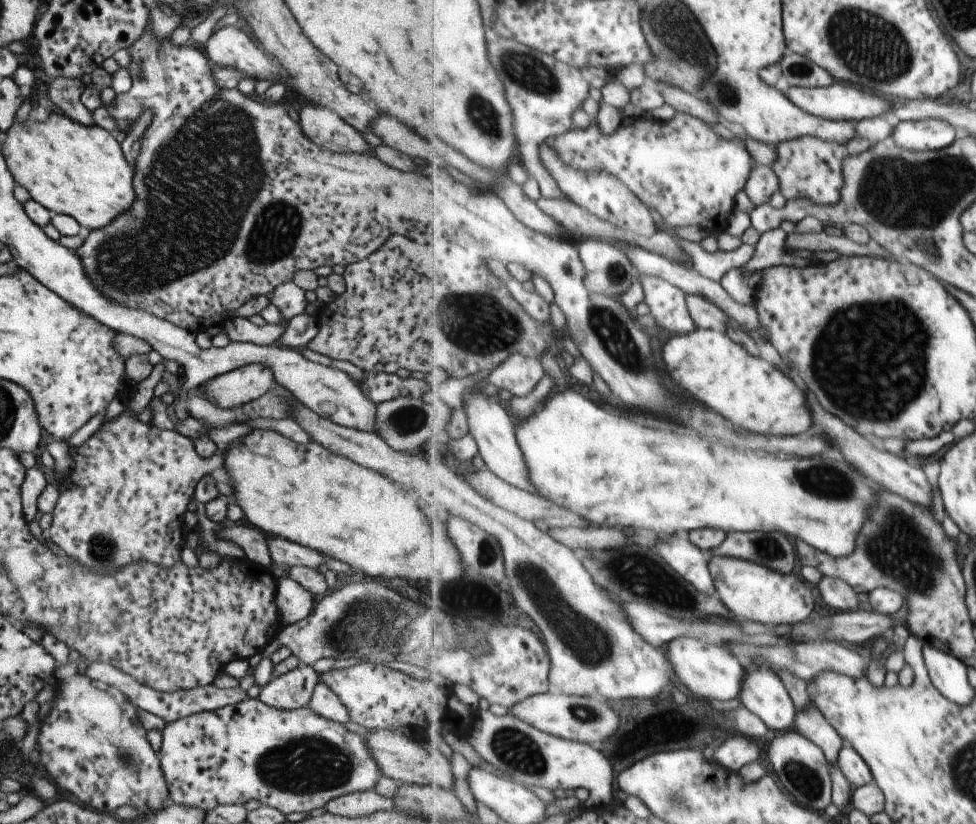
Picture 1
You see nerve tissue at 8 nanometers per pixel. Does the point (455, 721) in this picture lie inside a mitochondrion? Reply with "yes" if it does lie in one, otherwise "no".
no

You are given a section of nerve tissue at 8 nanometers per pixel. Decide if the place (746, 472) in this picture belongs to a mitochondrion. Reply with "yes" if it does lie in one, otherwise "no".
no

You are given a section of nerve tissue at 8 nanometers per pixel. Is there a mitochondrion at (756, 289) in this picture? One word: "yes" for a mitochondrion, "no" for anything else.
no

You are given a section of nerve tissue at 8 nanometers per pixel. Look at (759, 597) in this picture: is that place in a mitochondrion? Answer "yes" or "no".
no

